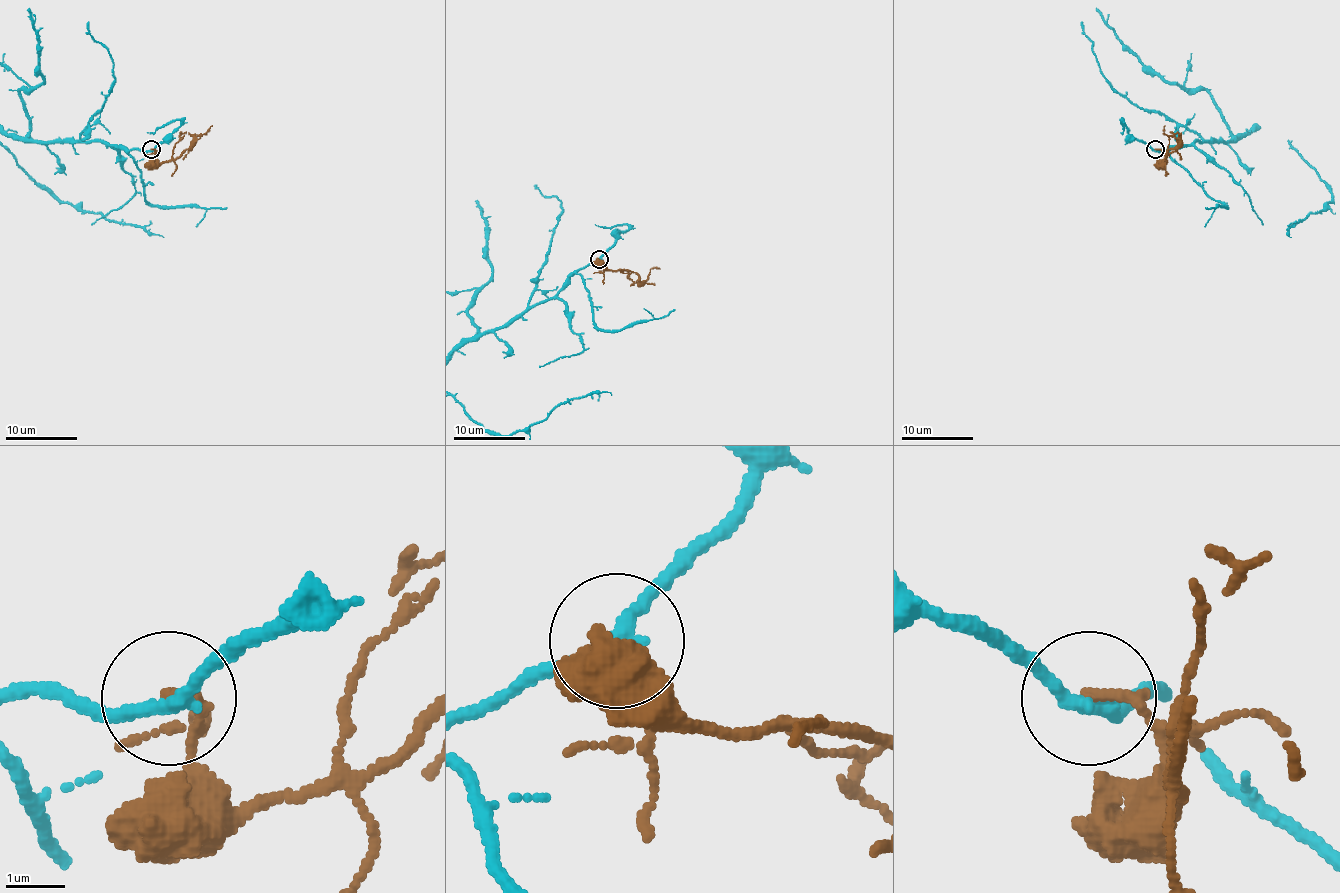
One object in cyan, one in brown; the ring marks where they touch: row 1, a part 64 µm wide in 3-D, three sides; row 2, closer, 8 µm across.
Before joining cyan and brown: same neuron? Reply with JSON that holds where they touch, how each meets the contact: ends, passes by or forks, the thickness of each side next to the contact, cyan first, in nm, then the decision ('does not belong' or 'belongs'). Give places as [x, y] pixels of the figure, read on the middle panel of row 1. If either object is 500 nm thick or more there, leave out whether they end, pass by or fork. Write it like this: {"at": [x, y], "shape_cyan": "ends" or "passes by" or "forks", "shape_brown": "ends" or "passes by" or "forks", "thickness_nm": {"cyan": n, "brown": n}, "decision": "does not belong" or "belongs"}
{"at": [599, 259], "shape_cyan": "passes by", "shape_brown": "ends", "thickness_nm": {"cyan": 240, "brown": 190}, "decision": "does not belong"}

